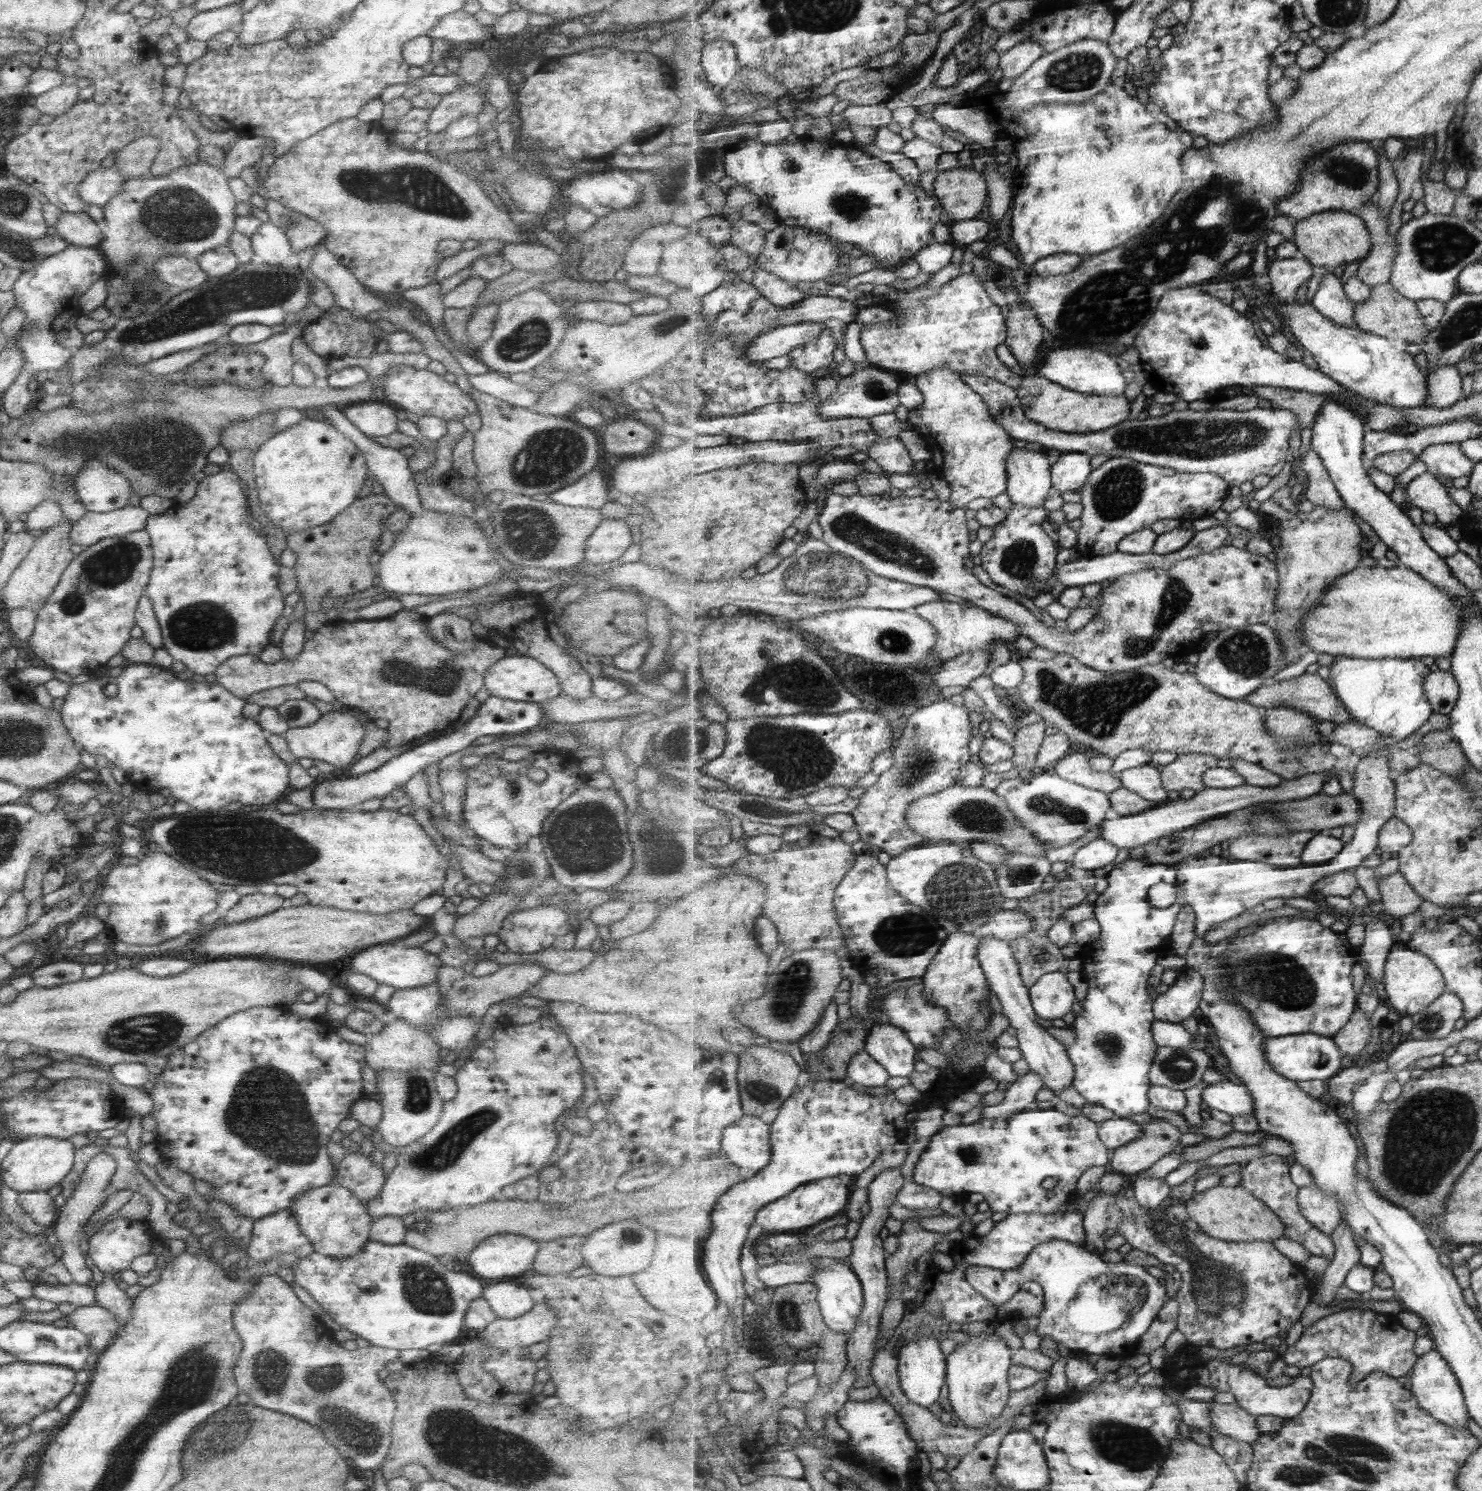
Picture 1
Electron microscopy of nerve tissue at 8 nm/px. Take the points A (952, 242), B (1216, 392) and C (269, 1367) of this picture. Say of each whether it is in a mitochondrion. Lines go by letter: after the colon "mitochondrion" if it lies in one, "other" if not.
A: other
B: mitochondrion
C: mitochondrion

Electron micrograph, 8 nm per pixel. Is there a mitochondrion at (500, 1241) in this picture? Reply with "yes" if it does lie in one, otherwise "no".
no

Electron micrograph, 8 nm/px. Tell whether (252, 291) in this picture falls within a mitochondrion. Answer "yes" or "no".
yes

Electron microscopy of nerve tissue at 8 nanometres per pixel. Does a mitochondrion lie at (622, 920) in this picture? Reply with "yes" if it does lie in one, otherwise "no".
no

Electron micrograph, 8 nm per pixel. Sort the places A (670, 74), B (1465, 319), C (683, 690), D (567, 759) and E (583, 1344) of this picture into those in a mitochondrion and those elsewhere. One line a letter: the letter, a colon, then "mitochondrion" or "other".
A: other
B: mitochondrion
C: other
D: other
E: mitochondrion

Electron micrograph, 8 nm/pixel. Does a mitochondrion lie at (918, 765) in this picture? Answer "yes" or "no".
yes

